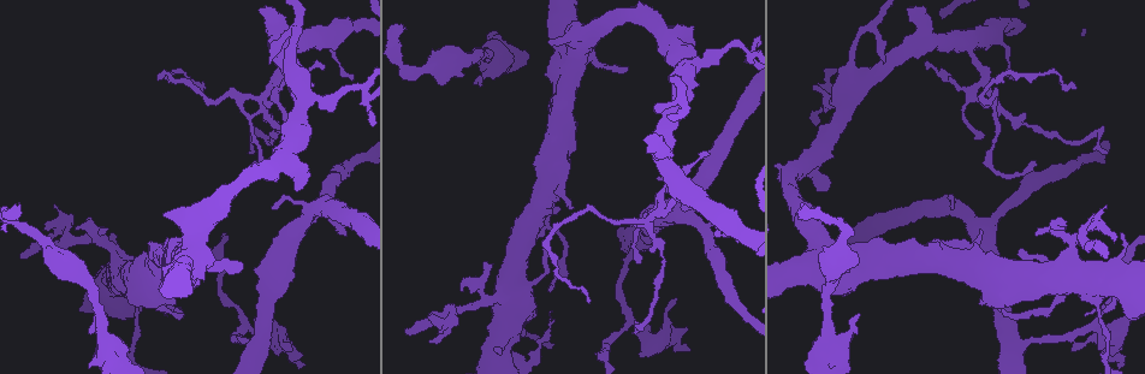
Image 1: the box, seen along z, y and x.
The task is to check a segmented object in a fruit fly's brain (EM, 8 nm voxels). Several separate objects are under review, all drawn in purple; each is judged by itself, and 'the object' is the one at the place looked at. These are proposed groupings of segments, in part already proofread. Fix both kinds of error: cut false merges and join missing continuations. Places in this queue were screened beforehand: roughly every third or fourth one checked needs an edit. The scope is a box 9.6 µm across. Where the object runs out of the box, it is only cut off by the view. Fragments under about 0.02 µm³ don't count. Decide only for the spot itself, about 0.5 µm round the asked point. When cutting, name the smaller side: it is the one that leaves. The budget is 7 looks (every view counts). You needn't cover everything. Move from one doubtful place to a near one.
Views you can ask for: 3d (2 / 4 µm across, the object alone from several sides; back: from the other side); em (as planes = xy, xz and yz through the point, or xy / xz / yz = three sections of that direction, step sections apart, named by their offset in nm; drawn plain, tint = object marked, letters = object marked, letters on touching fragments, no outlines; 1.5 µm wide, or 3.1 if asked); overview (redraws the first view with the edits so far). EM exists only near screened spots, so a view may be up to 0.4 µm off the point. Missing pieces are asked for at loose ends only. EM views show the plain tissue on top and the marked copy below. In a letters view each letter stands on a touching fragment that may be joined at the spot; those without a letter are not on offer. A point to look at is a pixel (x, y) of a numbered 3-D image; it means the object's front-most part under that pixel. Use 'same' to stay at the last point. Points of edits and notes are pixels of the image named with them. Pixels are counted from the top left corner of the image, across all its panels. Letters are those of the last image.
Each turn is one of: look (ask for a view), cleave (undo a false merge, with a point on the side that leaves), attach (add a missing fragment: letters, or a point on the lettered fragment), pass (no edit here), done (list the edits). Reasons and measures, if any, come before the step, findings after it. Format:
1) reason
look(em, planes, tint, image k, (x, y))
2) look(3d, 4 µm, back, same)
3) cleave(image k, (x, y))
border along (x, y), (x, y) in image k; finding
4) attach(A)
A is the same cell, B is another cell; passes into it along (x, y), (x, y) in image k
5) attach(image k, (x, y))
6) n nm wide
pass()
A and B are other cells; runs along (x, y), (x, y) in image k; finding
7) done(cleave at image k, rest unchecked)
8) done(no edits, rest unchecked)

stops while still wide
look(em, xz, step 8, letters, image 1, (308, 169))

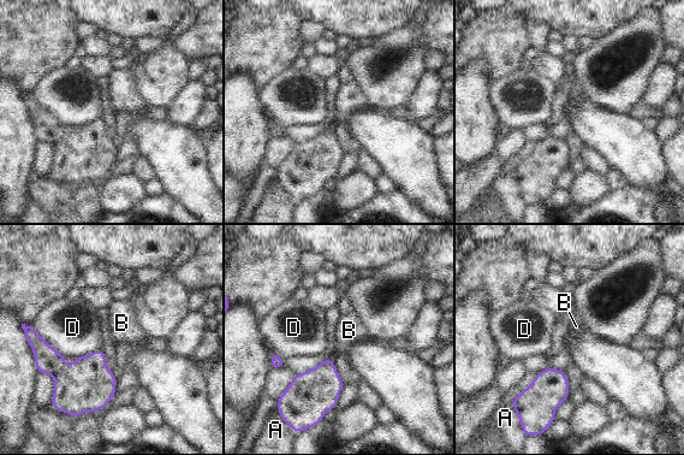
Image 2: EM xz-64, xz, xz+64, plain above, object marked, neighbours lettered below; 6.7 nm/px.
pass()
A, B and D are other cells; border along (30, 324), (65, 358) in image 2; none of them fits

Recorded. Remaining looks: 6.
branch stops here
look(em, planes, letters, image 1, (19, 205))

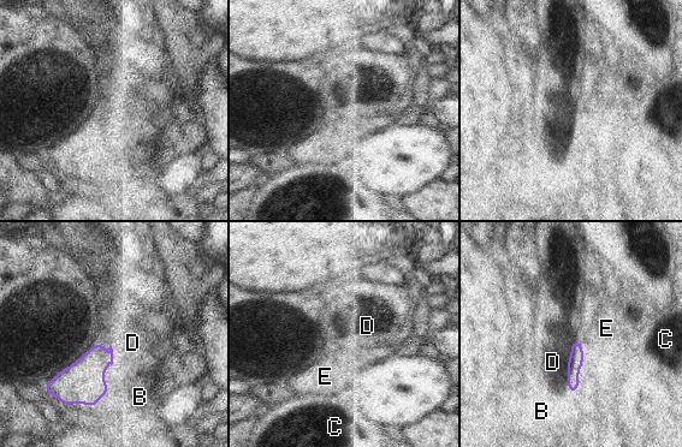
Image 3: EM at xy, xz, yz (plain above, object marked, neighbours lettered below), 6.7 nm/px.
pass()
B, C, D and E are other cells; runs along (576, 344), (573, 388) in image 3; none of them fits

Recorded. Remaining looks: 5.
tapers out
look(em, yz, step 8, letters, image 1, (1021, 251))

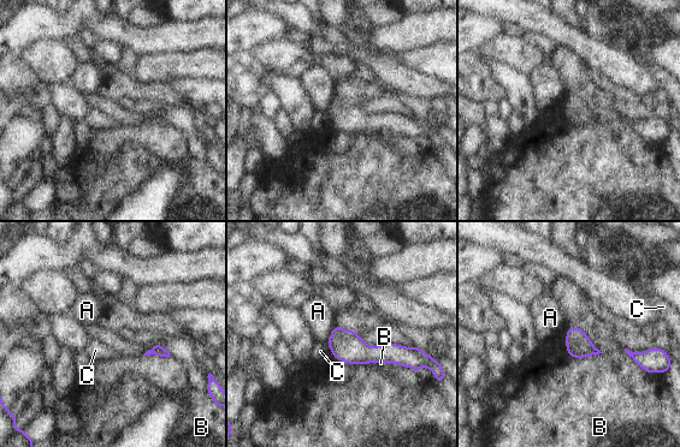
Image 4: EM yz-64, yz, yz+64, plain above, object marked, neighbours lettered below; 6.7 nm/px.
another direction
look(em, planes, letters, same)

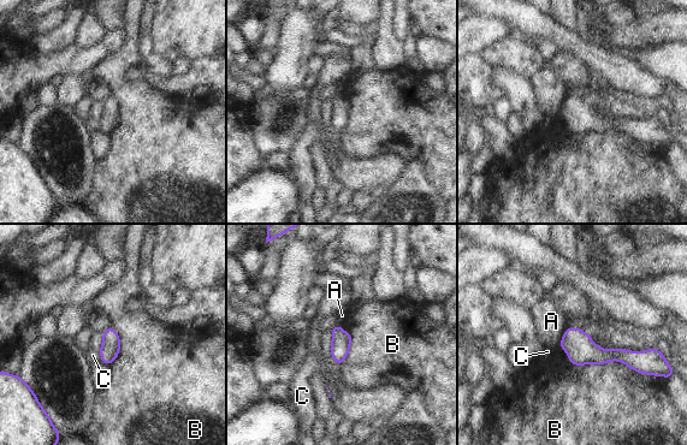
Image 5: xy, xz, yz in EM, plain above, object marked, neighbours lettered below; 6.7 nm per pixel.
pass()
A, B and C are other cells; border along (573, 365), (621, 361), (635, 372) in image 5; none of them fits

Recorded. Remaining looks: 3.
done(no edits, rest unchecked)

